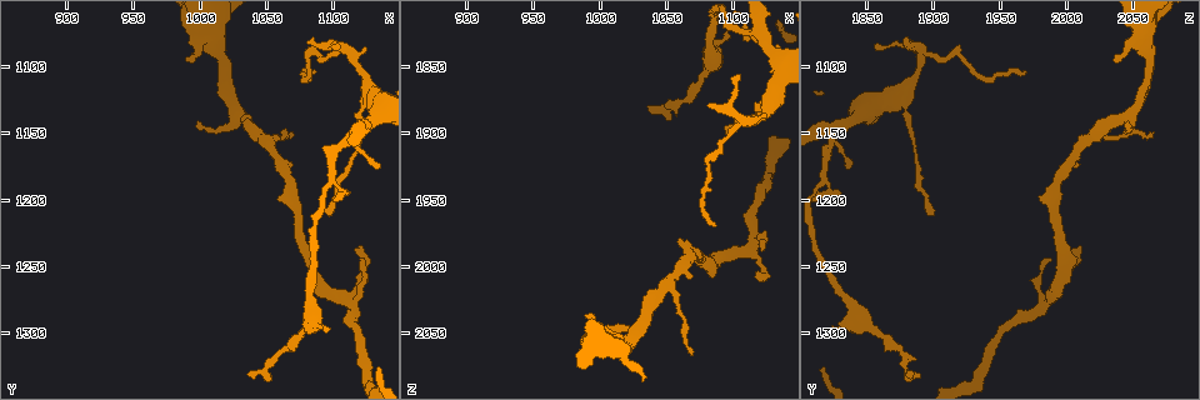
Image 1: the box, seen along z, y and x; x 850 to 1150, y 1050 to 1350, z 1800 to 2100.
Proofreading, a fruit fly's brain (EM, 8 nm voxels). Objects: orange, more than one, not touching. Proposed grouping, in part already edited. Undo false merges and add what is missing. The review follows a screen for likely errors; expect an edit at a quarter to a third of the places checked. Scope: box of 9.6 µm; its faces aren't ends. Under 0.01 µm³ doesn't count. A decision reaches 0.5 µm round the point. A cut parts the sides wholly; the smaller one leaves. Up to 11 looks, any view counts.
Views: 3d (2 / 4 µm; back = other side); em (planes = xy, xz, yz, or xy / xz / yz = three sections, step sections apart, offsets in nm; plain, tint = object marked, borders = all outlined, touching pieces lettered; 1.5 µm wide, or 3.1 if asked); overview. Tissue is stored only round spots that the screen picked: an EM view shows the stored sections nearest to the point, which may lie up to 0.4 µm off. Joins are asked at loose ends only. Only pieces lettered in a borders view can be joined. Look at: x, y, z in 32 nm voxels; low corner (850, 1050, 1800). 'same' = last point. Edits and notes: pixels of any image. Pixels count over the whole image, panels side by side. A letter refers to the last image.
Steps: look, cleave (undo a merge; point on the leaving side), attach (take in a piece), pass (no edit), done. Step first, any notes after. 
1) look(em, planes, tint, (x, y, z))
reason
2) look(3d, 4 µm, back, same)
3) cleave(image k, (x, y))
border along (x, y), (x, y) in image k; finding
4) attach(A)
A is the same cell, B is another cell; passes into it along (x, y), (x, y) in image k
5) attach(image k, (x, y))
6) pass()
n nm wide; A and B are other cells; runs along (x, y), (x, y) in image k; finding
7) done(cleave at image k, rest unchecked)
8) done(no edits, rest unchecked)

look(em, planes, plain, (1130, 1176, 1836))
free end

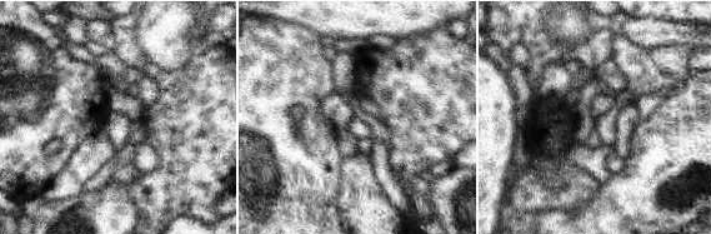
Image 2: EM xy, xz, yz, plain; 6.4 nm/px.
look(em, planes, borders, same)

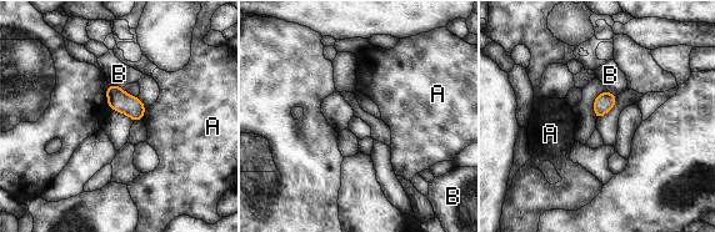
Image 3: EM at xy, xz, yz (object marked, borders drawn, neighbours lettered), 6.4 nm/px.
pass()
A and B are other cells; border along (146, 109), (141, 119) in image 3; no lettered piece goes on from it

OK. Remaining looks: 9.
look(em, planes, borders, (1096, 1210, 1900))
branch stops here

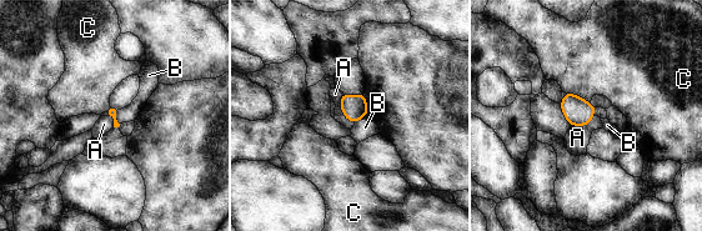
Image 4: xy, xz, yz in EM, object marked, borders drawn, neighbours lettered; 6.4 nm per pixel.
pass()
A touches over 220 nm; A, B and C are other cells; none of them fits

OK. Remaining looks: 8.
look(em, xy, step 4, borders, (1082, 1080, 1880))
an open end

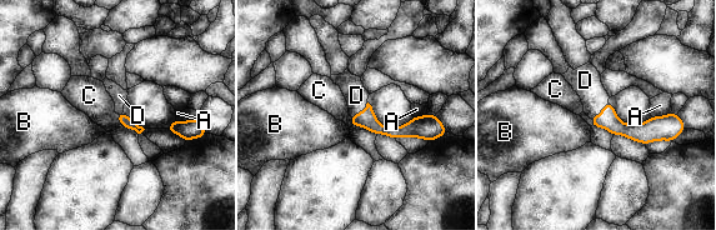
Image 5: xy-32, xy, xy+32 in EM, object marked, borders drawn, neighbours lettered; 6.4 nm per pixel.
look(em, planes, borders, same)

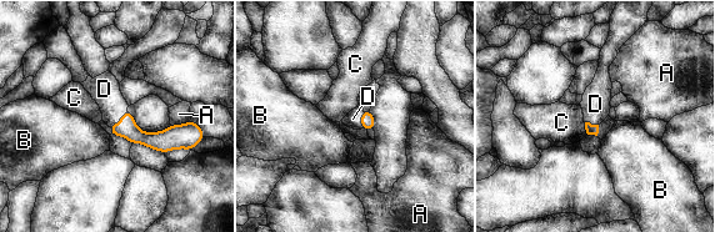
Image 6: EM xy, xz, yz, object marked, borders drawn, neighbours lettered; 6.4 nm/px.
attach(D)
D is the same cell, A, B and C are other cells; it goes on there

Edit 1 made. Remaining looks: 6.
look(3d, 2 µm, (1096, 1296, 1824))
branch stops here

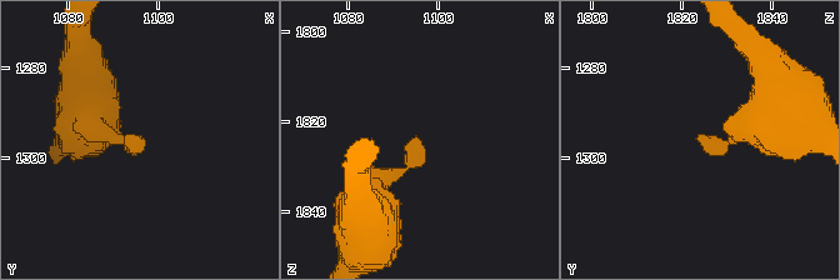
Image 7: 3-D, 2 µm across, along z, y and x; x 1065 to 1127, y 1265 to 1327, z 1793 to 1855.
look(em, yz, step 4, borders, (1095, 1295, 1824))
shape alone is not enough

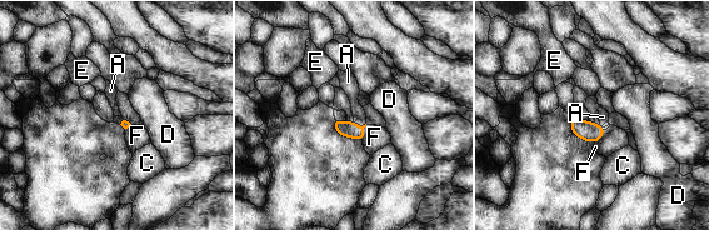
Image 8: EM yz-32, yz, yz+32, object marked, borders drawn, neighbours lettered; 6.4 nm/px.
pass()
A, C, D, E and F are other cells; border along (605, 130), (595, 143) in image 8; none of them fits

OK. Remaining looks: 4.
done(attach at image 6, rest unchecked)

